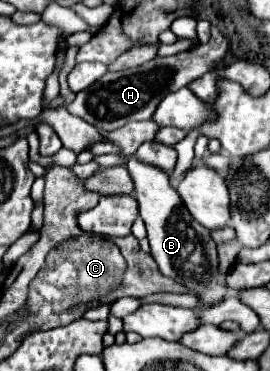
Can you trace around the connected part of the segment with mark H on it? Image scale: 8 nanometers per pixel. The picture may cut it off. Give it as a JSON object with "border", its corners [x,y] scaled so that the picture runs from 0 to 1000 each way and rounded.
{"border":[[[789,73],[781,105],[730,132],[678,137],[678,143],[656,143],[656,148],[611,154],[611,159],[574,154],[567,164],[552,164],[522,181],[500,181],[500,186],[470,186],[470,191],[433,191],[433,197],[396,191],[337,235],[285,251],[278,272],[256,283],[256,305],[315,321],[322,332],[337,332],[381,353],[426,353],[426,348],[470,337],[478,326],[552,321],[567,310],[567,294],[589,283],[589,272],[619,251],[693,235],[700,218],[767,197],[804,164],[826,159],[826,148],[841,143],[841,127],[848,127],[848,111],[811,89],[804,73]]]}

